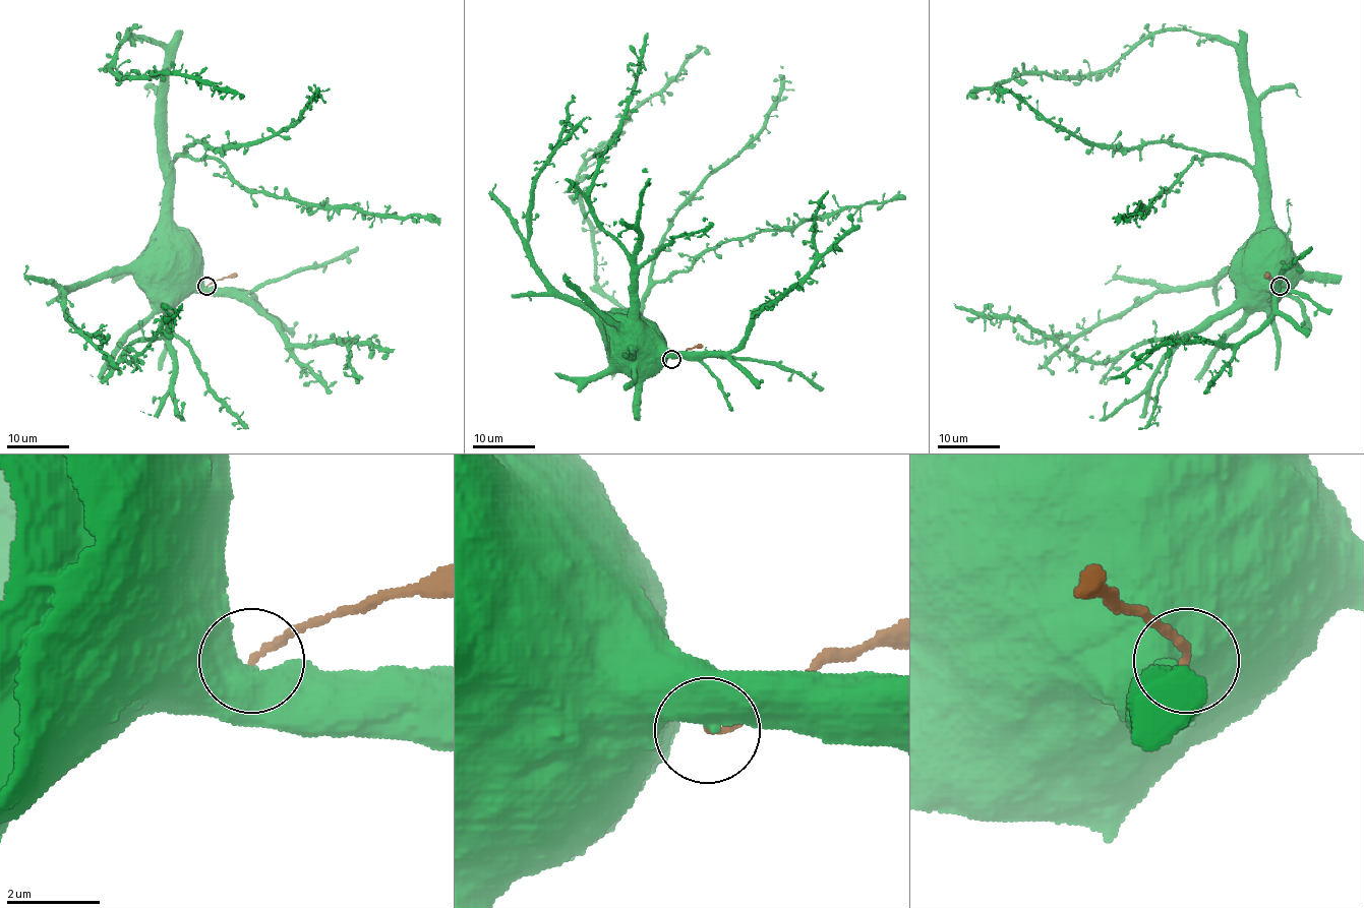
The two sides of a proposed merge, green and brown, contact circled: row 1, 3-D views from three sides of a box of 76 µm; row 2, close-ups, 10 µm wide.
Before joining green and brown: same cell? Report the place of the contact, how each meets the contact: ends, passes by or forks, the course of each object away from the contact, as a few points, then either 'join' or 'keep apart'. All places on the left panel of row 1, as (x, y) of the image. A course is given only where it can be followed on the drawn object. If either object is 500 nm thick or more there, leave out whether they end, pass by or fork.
(206, 286) | green via (205, 287), (199, 245), (173, 220), (167, 53), (129, 29), (119, 42), (121, 75), (185, 73), (243, 97) | brown via (205, 286), (237, 275) | keep apart

